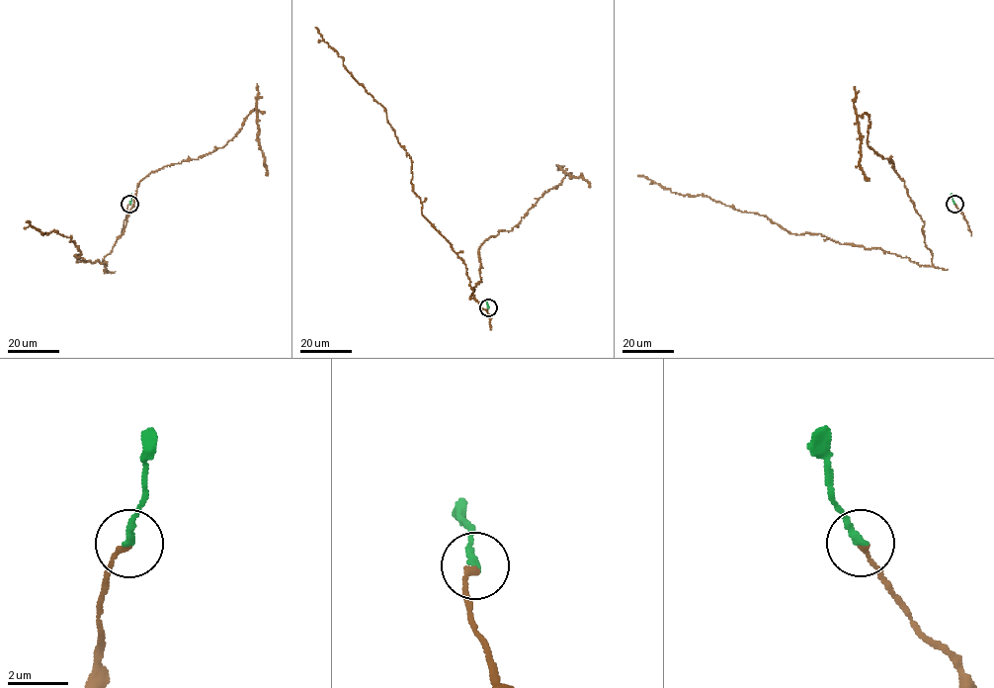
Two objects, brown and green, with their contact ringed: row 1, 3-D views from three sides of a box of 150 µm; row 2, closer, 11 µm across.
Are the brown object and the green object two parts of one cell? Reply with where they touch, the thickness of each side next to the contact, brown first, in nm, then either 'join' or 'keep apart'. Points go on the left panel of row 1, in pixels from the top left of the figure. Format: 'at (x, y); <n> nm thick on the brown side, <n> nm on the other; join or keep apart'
at (129, 204); 180 nm thick on the brown side, 240 nm on the other; join

